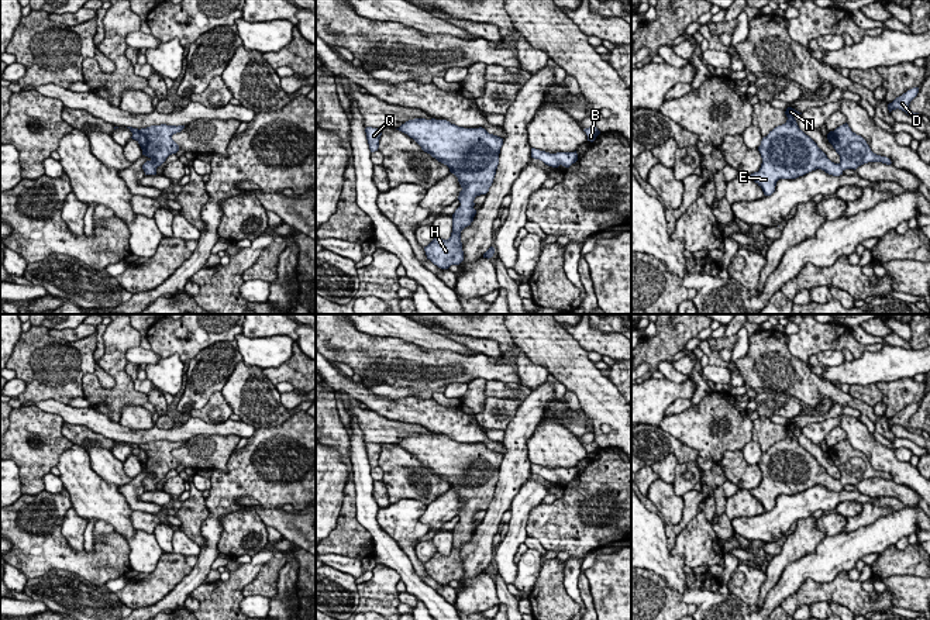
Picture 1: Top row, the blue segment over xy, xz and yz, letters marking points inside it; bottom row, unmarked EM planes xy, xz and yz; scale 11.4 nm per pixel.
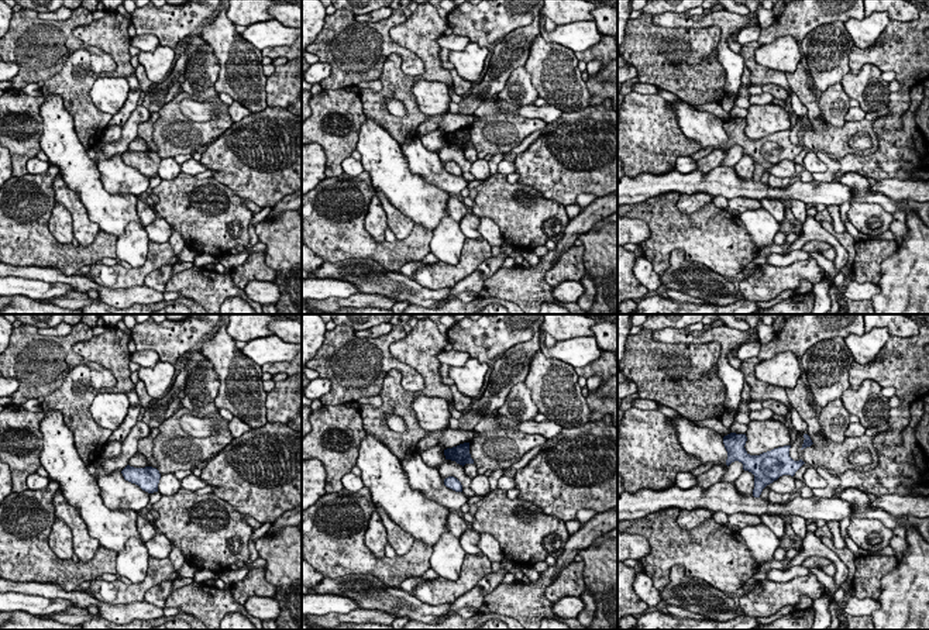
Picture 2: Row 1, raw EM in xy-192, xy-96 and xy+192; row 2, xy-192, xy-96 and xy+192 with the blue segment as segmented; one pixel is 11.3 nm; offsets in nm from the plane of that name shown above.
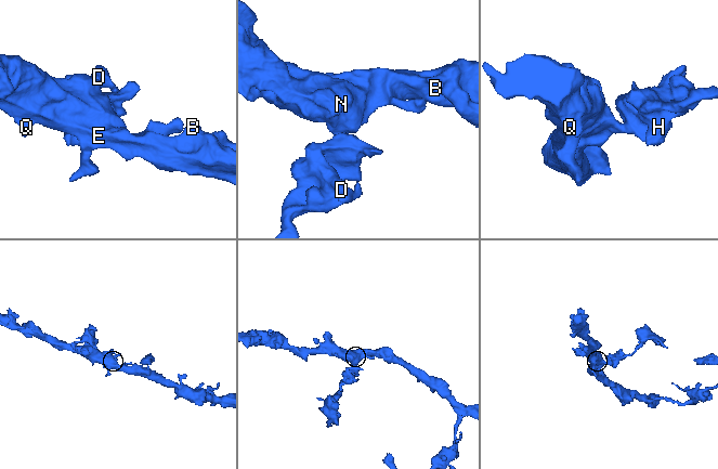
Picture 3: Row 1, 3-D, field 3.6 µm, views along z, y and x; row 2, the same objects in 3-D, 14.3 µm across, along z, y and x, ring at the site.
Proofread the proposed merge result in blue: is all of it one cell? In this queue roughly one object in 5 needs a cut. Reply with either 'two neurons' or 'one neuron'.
one neuron

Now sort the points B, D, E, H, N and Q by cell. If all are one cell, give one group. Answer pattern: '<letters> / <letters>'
B D E H N Q

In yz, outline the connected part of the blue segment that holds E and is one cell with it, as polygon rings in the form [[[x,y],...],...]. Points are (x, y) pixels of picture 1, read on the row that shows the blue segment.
[[[788,107],[785,114],[788,117],[786,123],[775,127],[762,138],[758,147],[762,158],[761,168],[750,175],[765,196],[775,192],[779,179],[796,179],[816,169],[840,176],[845,169],[855,170],[868,162],[892,163],[889,158],[874,154],[867,141],[852,132],[847,123],[827,134],[829,142],[840,155],[840,162],[834,163],[799,128],[795,116],[802,113]]]

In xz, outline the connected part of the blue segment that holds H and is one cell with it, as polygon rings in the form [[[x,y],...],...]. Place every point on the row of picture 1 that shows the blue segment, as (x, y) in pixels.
[[[409,120],[396,128],[413,138],[424,152],[447,165],[462,187],[461,206],[452,214],[452,232],[448,240],[435,237],[424,247],[427,259],[441,269],[464,261],[461,231],[471,225],[476,210],[475,197],[486,194],[499,165],[503,138],[485,128],[464,128],[447,120]]]

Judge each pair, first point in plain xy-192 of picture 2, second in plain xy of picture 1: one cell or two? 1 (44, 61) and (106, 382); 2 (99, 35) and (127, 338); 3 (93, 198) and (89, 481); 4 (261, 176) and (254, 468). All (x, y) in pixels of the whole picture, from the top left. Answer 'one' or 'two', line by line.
1: one
2: one
3: one
4: one

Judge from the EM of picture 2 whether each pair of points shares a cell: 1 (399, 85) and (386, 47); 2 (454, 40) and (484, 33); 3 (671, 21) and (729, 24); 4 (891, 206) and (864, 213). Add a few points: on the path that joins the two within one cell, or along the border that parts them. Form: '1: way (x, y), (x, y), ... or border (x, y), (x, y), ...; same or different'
1: border (415, 75), (391, 54), (378, 78); different
2: border (453, 33), (463, 34), (471, 41); different
3: way (685, 21), (715, 20); same
4: border (850, 202), (876, 202), (891, 214); different

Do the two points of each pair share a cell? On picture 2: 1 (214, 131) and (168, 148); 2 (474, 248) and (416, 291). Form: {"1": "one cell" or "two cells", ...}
{"1": "one cell", "2": "two cells"}

